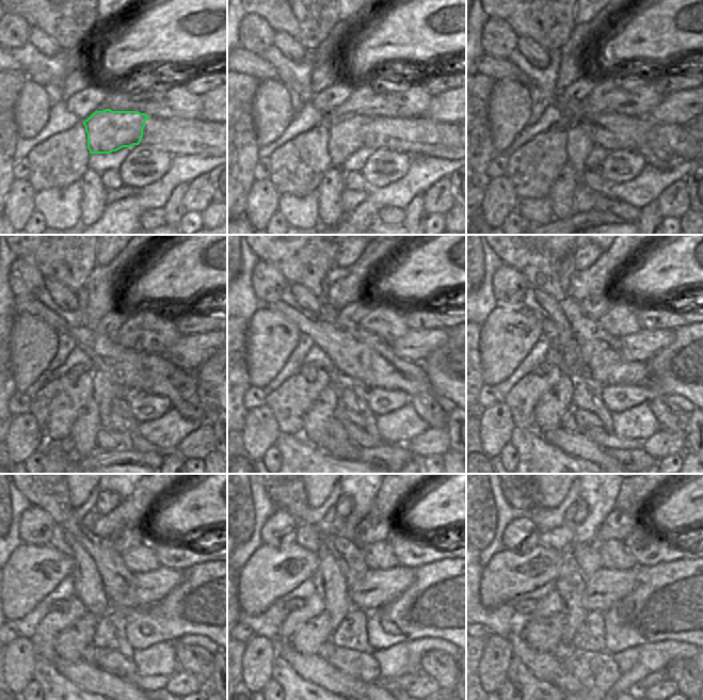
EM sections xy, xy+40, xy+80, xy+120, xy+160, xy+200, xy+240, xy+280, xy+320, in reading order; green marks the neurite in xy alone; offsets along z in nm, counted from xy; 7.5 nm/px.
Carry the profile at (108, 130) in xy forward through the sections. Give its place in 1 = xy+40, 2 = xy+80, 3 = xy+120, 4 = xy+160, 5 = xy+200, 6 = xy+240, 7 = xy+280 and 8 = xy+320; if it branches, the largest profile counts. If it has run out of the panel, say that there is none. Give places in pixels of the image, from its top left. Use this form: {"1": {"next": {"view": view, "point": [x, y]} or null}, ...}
{"1": {"next": {"view": "xy+40", "point": [346, 136]}}, "2": {"next": {"view": "xy+80", "point": [579, 144]}}, "3": {"next": {"view": "xy+120", "point": [105, 391]}}, "4": {"next": {"view": "xy+160", "point": [358, 435]}}, "5": {"next": {"view": "xy+200", "point": [607, 441]}}, "6": {"next": {"view": "xy+240", "point": [145, 683]}}, "7": {"next": {"view": "xy+280", "point": [395, 684]}}, "8": {"next": {"view": "xy+320", "point": [659, 675]}}}

